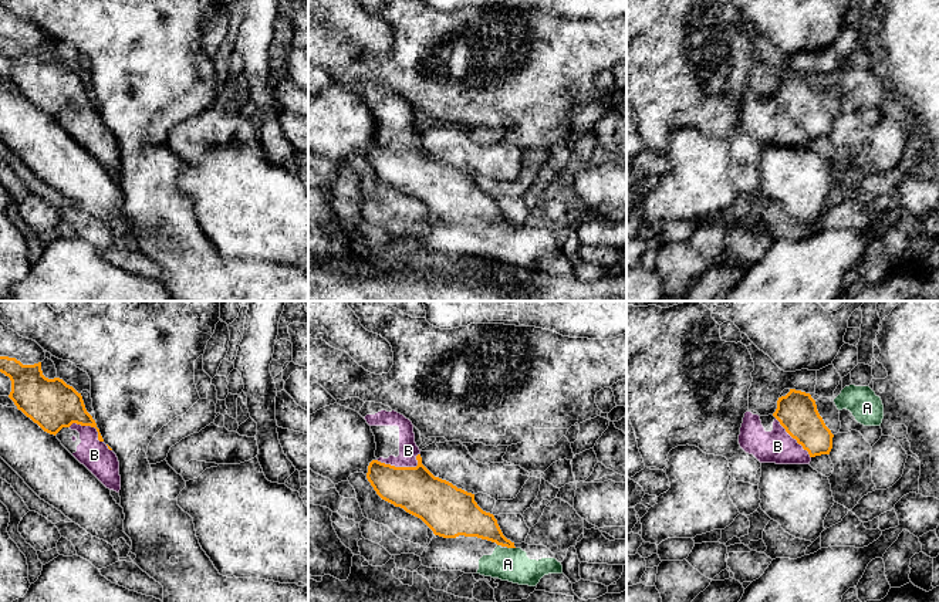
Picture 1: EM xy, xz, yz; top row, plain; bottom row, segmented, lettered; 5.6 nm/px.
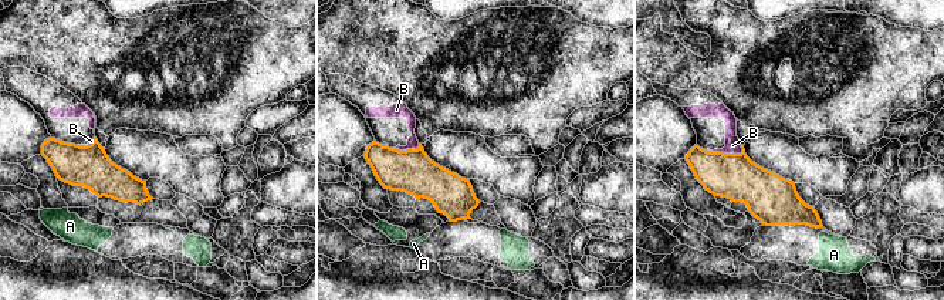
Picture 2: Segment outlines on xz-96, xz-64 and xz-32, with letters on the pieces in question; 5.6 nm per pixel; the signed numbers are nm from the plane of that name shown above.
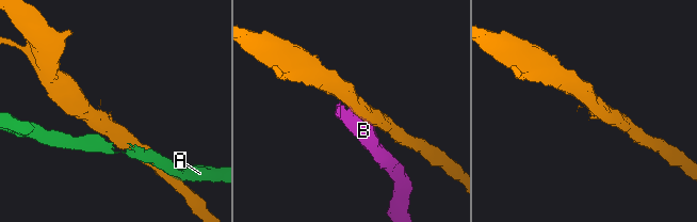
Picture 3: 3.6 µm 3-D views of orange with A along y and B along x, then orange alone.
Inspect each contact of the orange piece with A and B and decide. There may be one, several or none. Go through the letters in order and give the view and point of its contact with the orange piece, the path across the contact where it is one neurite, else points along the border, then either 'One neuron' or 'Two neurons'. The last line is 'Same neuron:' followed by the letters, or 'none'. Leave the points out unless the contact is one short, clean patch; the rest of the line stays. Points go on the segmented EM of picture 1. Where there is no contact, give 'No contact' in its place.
A: Touches orange at xz (512, 547). Two neurons
B: Touches orange at xz (402, 467). Two neurons
Same neuron: none

